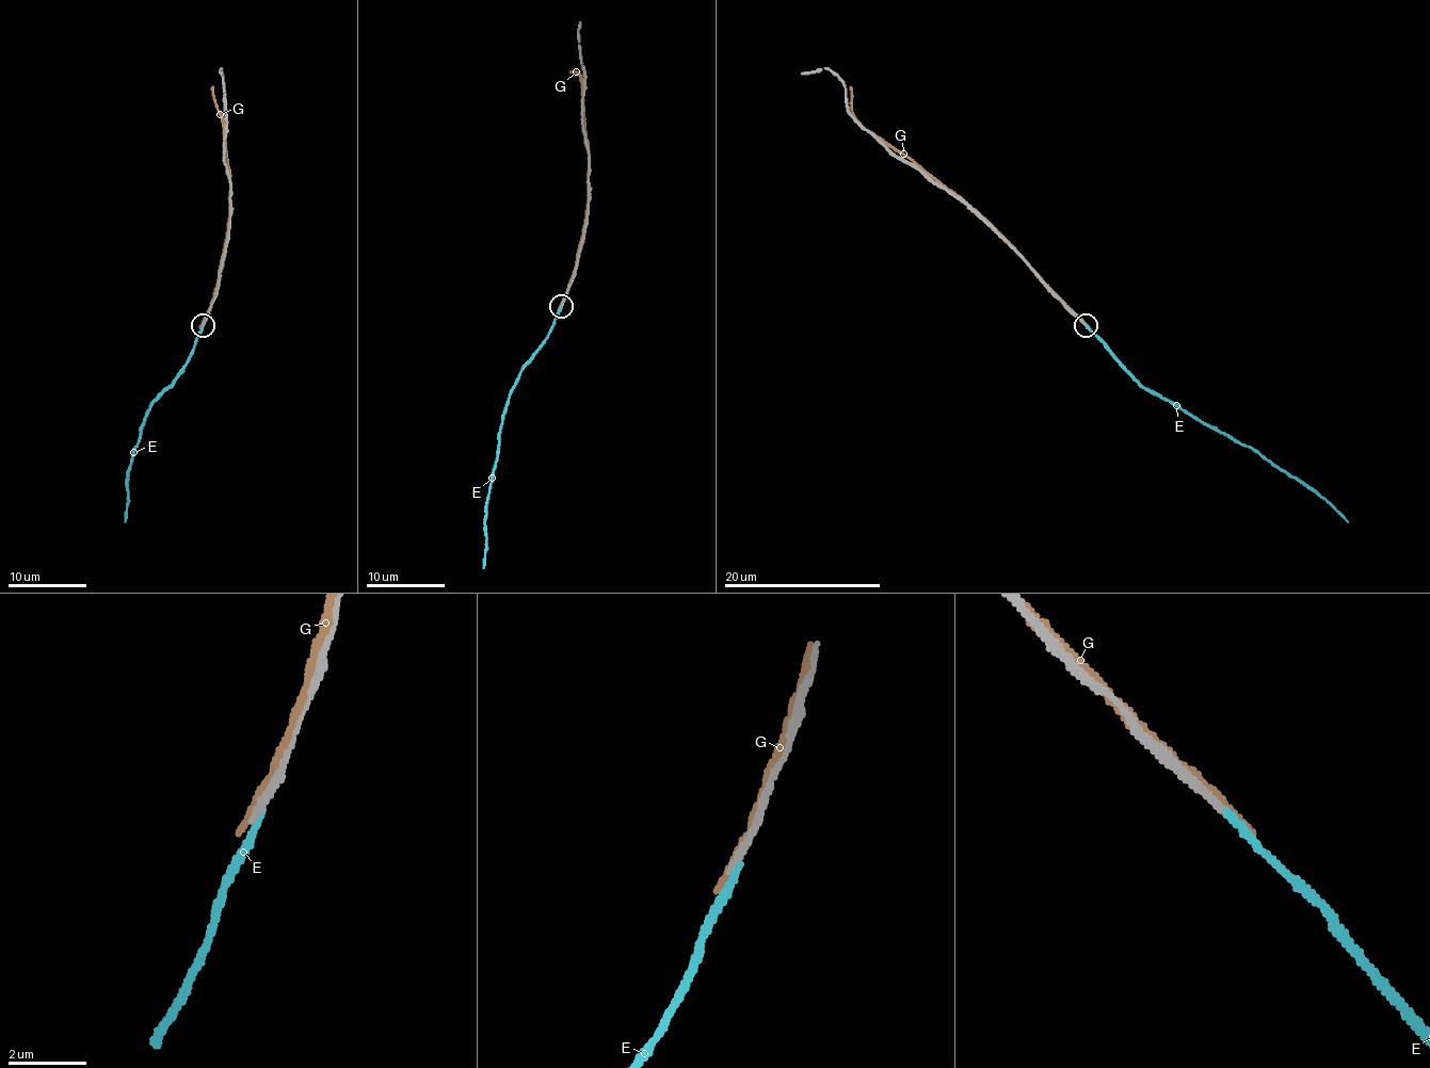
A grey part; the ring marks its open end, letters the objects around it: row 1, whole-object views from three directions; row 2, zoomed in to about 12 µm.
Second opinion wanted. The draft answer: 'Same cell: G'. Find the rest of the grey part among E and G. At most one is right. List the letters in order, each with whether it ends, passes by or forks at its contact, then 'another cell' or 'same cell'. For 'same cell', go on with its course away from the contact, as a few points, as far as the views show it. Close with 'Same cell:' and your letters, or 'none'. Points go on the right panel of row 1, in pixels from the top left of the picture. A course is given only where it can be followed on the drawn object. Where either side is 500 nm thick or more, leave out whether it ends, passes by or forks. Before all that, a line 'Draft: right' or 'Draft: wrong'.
Draft: wrong
E: it ends; another cell
G: it passes by; another cell
Same cell: none

